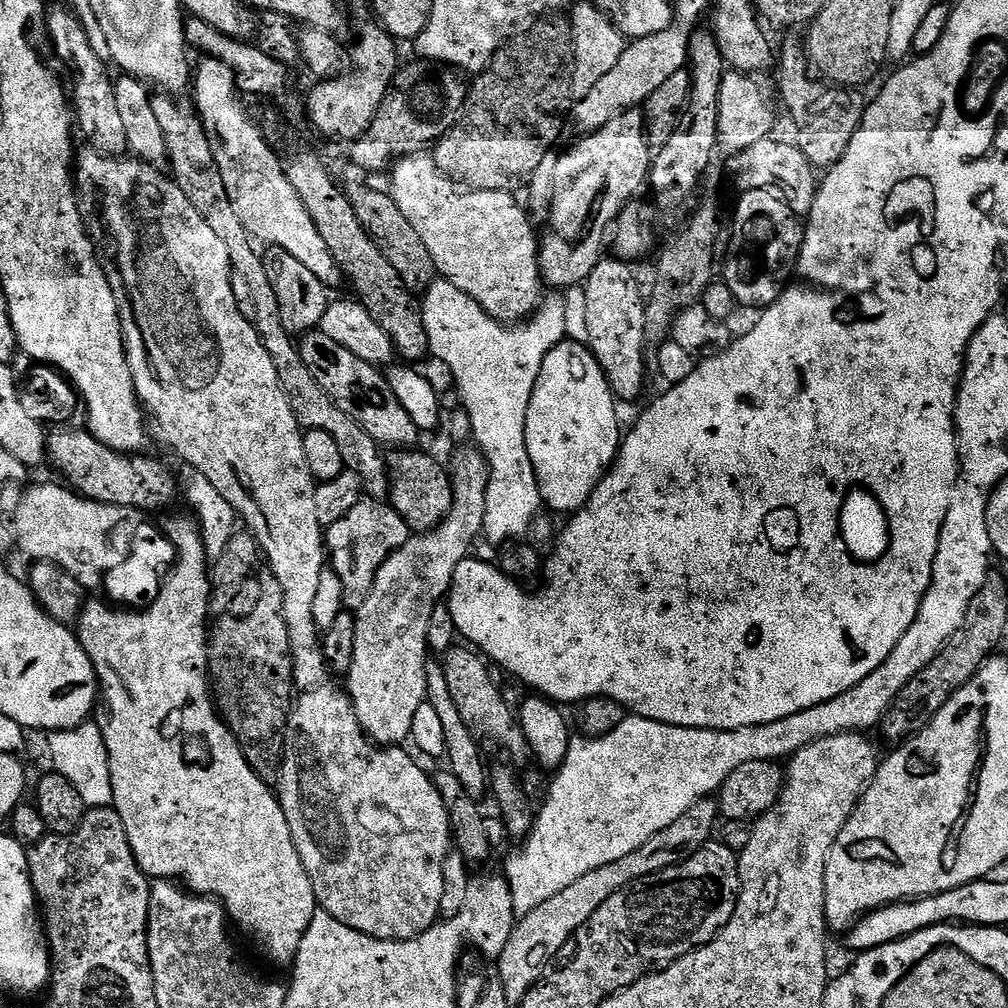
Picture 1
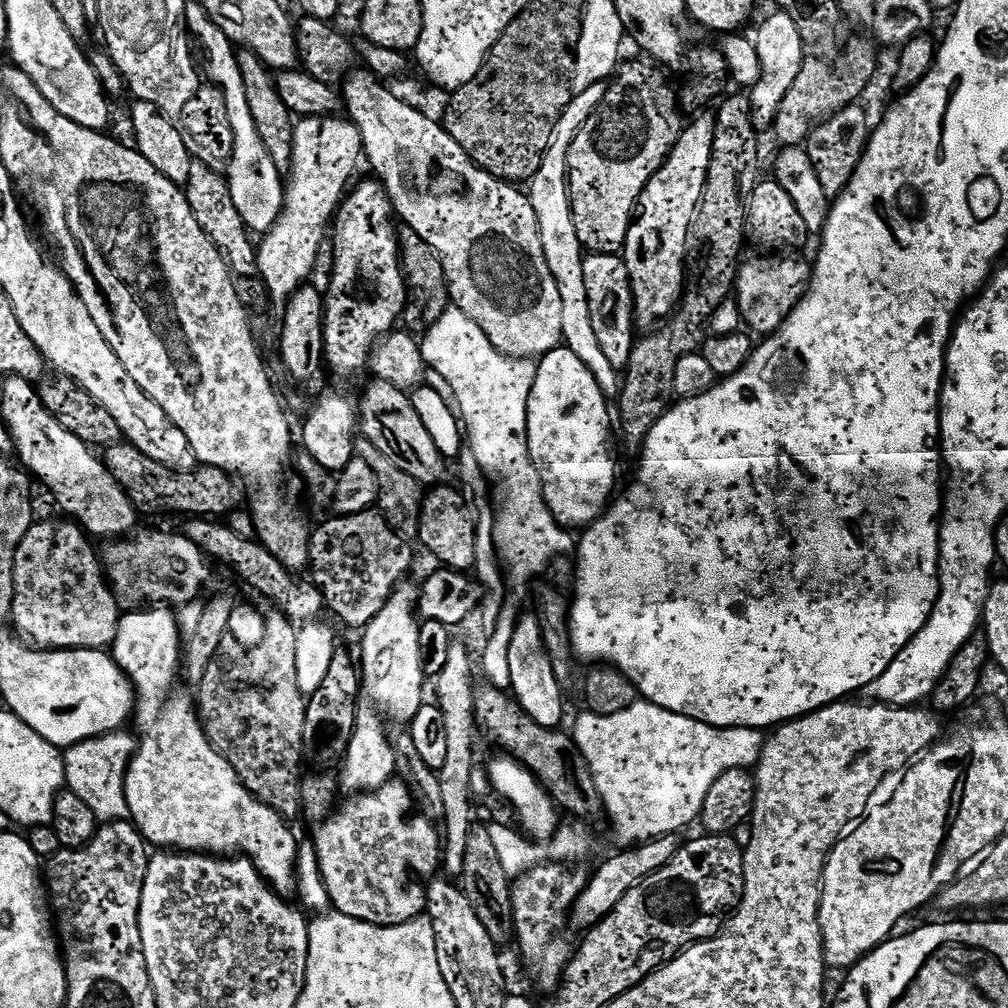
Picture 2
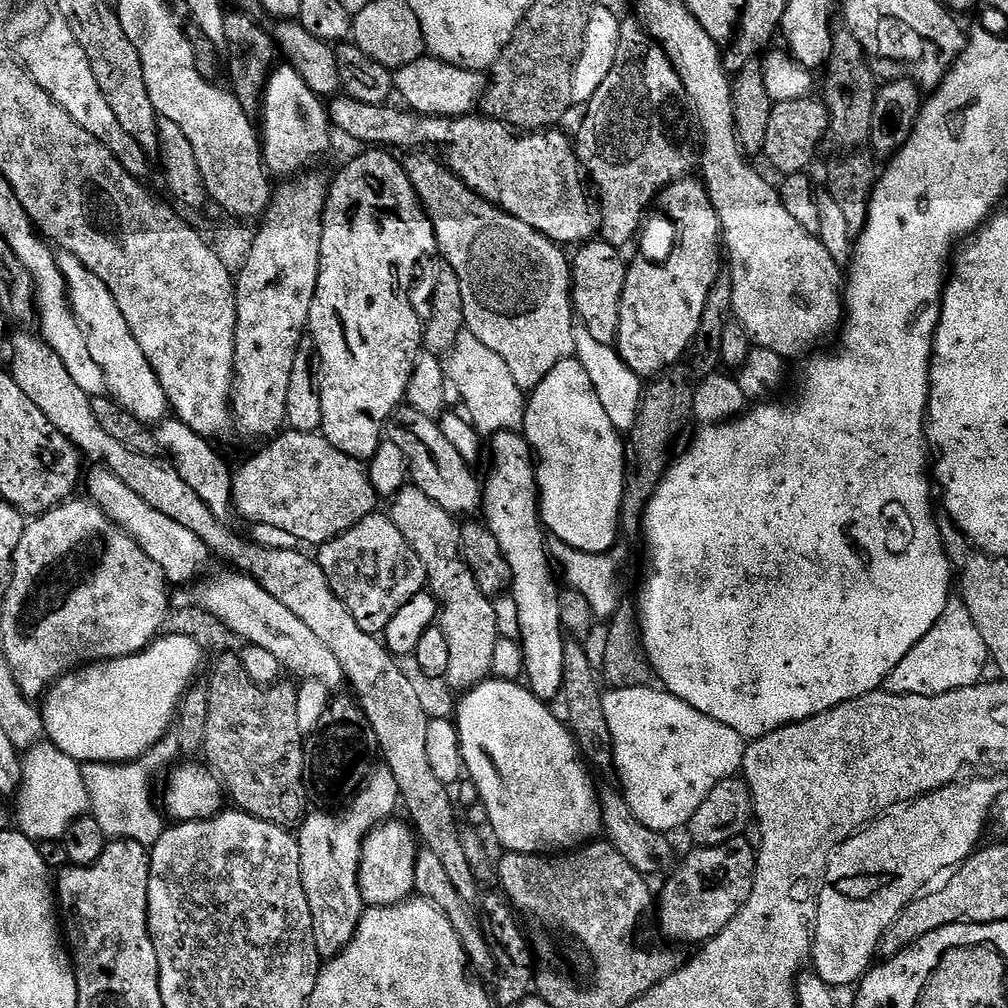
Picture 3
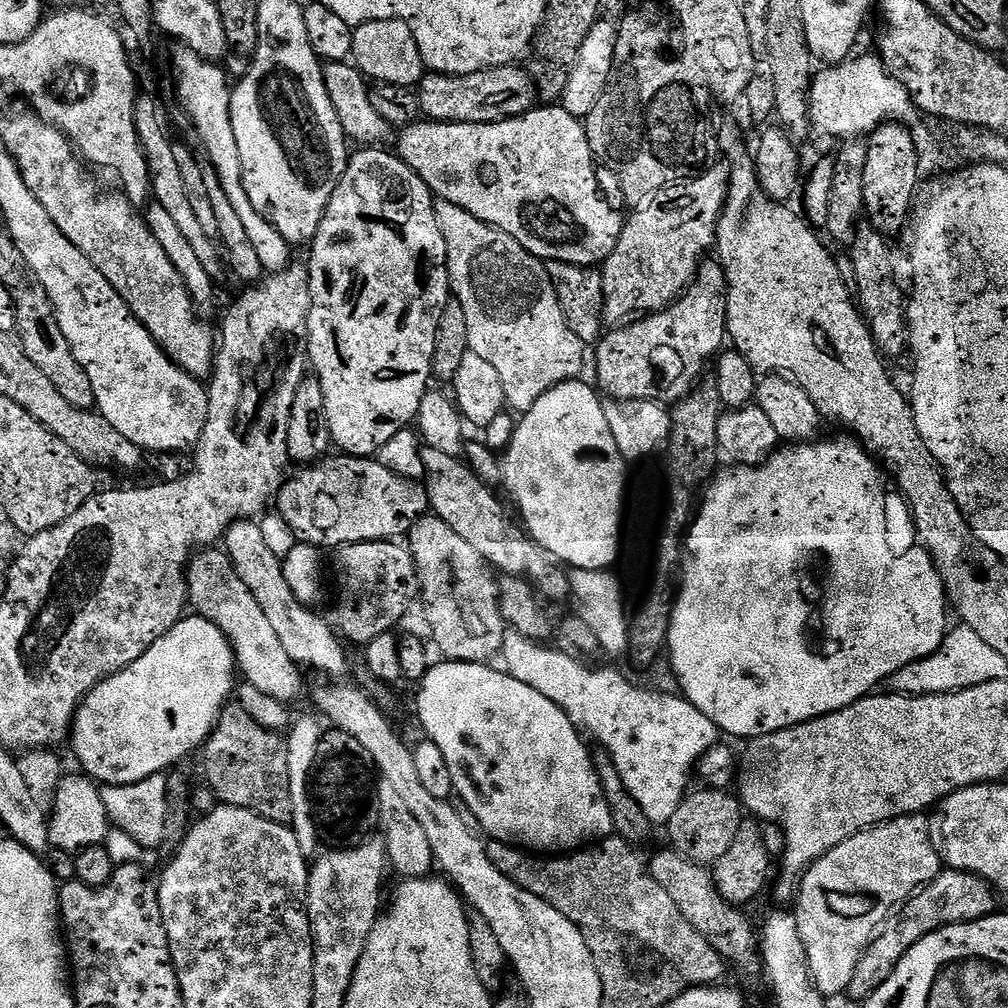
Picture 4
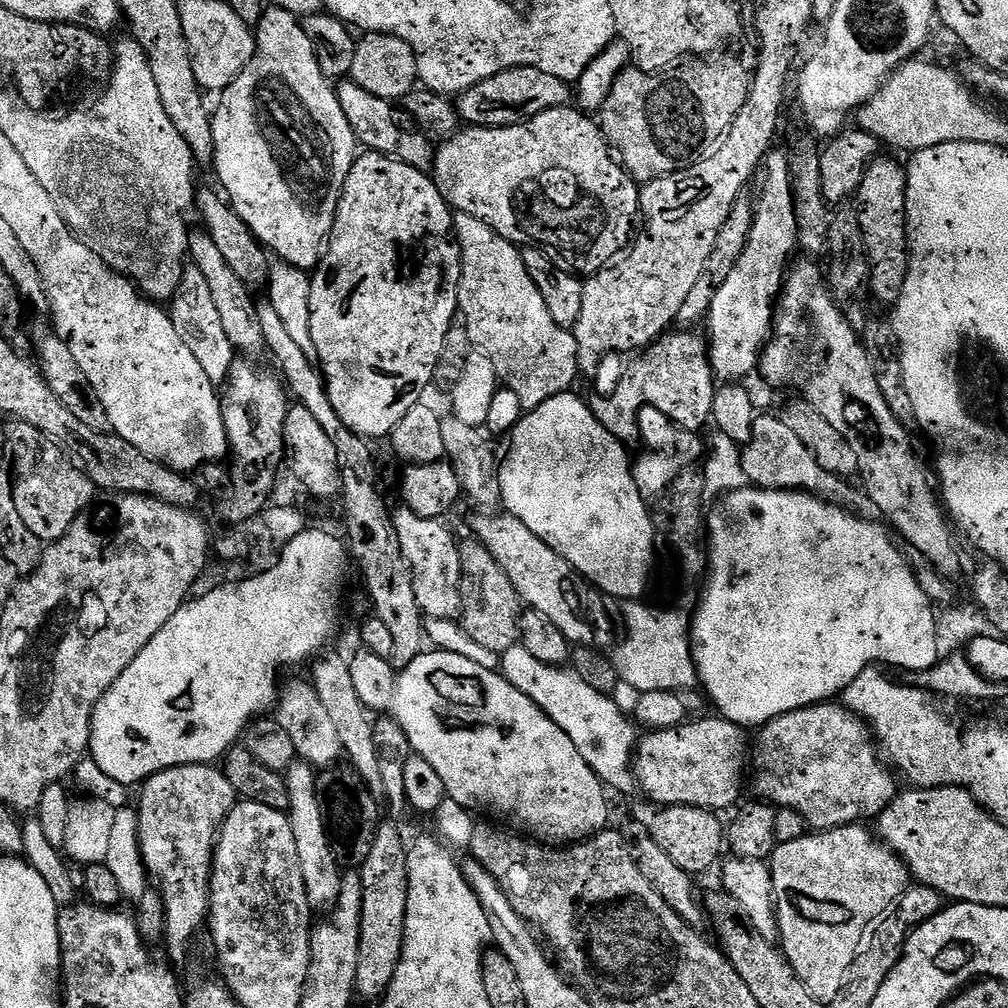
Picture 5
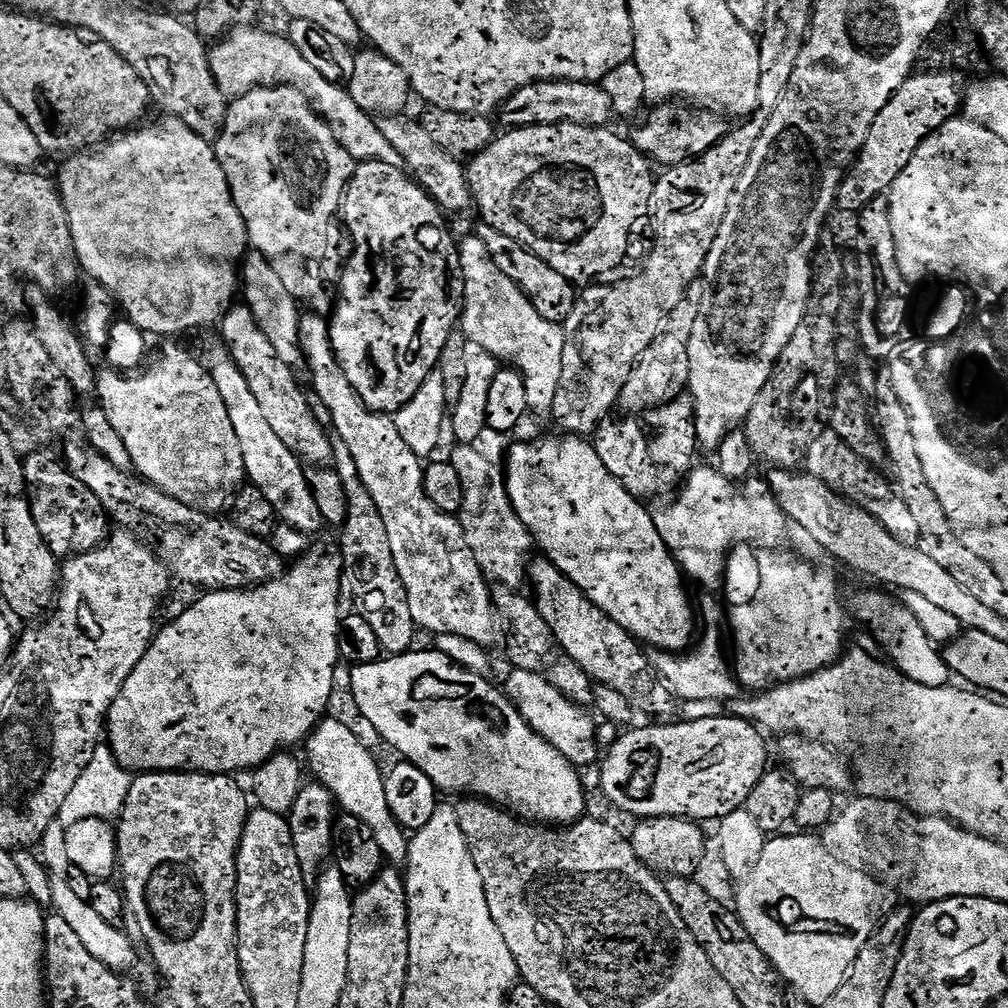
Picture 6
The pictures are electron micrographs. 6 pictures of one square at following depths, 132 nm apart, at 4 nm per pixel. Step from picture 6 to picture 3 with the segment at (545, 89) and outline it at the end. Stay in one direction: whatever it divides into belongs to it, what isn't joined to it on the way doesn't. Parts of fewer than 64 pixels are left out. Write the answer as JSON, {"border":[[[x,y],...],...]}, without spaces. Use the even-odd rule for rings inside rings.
{"border":[[[425,54],[419,60],[395,69],[394,92],[405,100],[407,107],[417,116],[434,116],[437,118],[459,118],[469,115],[472,108],[481,103],[486,87],[483,71],[471,68],[457,68],[443,60]]]}

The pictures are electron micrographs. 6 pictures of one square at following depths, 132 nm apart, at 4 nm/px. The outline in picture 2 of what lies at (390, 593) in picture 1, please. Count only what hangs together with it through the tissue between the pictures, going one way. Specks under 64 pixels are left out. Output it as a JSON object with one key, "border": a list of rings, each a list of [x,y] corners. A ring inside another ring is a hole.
{"border":[[[401,582],[392,591],[386,606],[364,627],[358,651],[358,667],[362,677],[360,704],[356,707],[356,725],[348,755],[343,761],[344,773],[338,784],[348,794],[363,794],[381,788],[398,772],[398,757],[393,741],[384,729],[384,716],[407,725],[426,703],[422,670],[422,646],[419,645],[421,617],[418,615],[420,588]]]}

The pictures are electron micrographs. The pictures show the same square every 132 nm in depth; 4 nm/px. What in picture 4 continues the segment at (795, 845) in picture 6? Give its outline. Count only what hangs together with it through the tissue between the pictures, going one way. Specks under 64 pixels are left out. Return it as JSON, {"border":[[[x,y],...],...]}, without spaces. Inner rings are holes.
{"border":[[[897,816],[894,820],[889,820],[886,824],[878,824],[874,828],[867,828],[864,832],[860,832],[857,836],[851,836],[849,840],[844,840],[838,846],[834,846],[822,858],[818,858],[808,867],[807,872],[798,880],[798,891],[794,897],[794,915],[796,925],[798,926],[798,934],[802,938],[802,946],[806,950],[806,958],[808,959],[808,969],[812,975],[812,980],[816,984],[816,989],[826,998],[832,996],[844,996],[850,986],[850,978],[854,978],[854,970],[860,961],[860,955],[863,954],[864,948],[872,941],[873,935],[877,928],[883,924],[884,919],[888,916],[893,908],[904,903],[909,896],[918,888],[923,888],[929,884],[934,877],[939,876],[942,871],[942,857],[932,844],[928,841],[928,836],[924,832],[908,832],[908,827],[914,822],[912,816]]]}

